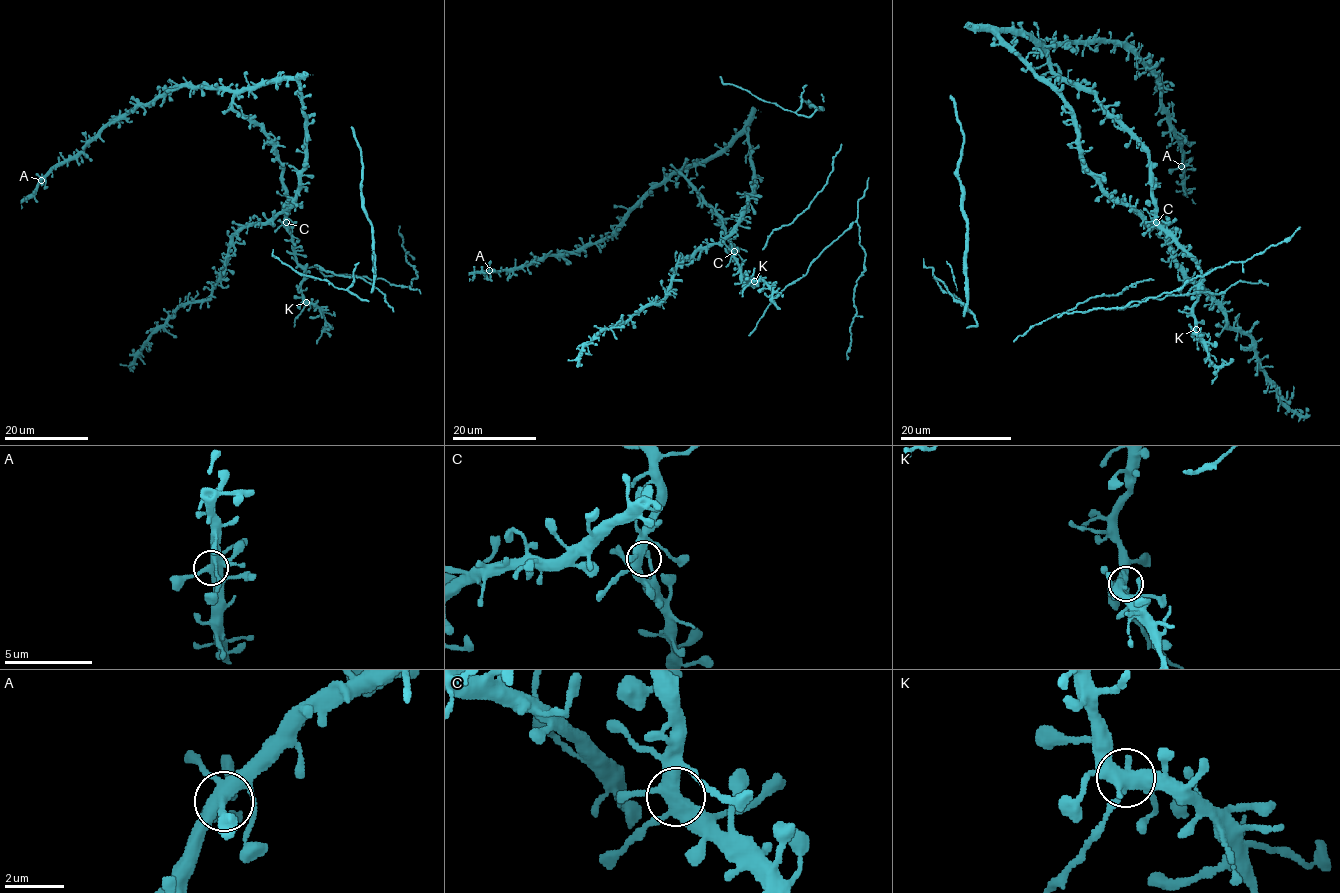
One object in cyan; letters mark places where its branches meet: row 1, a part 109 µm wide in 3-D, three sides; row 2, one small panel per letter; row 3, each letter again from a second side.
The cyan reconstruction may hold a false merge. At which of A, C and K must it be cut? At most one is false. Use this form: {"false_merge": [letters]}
{"false_merge": ["K"]}

